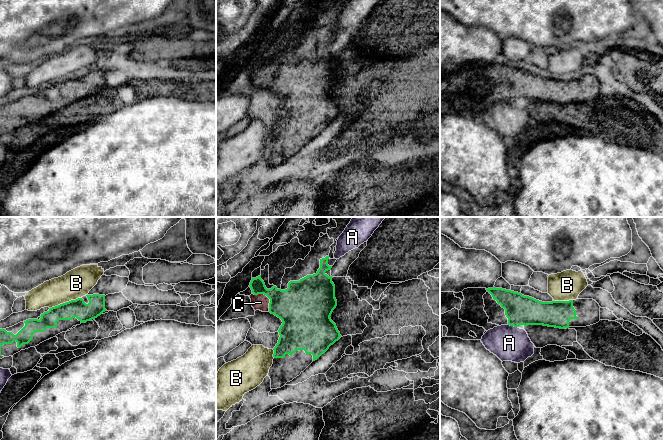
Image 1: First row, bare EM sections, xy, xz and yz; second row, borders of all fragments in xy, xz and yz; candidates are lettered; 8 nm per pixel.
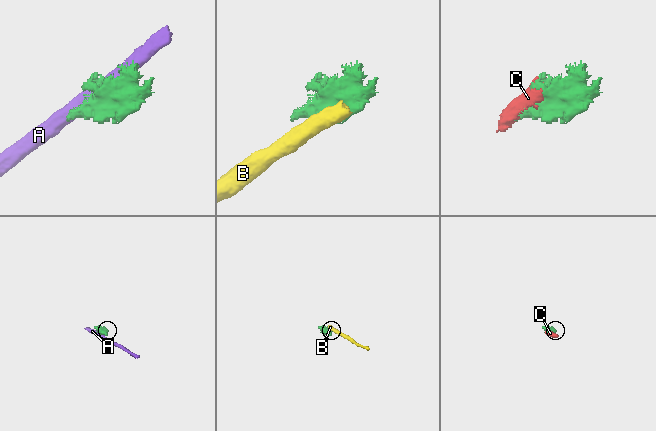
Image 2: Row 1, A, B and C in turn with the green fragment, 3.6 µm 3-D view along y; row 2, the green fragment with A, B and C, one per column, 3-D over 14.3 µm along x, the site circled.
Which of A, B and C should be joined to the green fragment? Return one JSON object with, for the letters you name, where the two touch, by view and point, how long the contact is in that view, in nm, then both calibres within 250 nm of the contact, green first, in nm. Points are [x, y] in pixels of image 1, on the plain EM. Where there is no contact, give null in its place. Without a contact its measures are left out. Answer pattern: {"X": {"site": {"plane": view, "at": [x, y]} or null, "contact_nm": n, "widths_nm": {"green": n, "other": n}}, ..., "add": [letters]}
{"C": {"site": {"plane": "xz", "at": [267, 72]}, "contact_nm": 220, "widths_nm": {"green": 320, "other": 130}}, "add": ["C"]}

